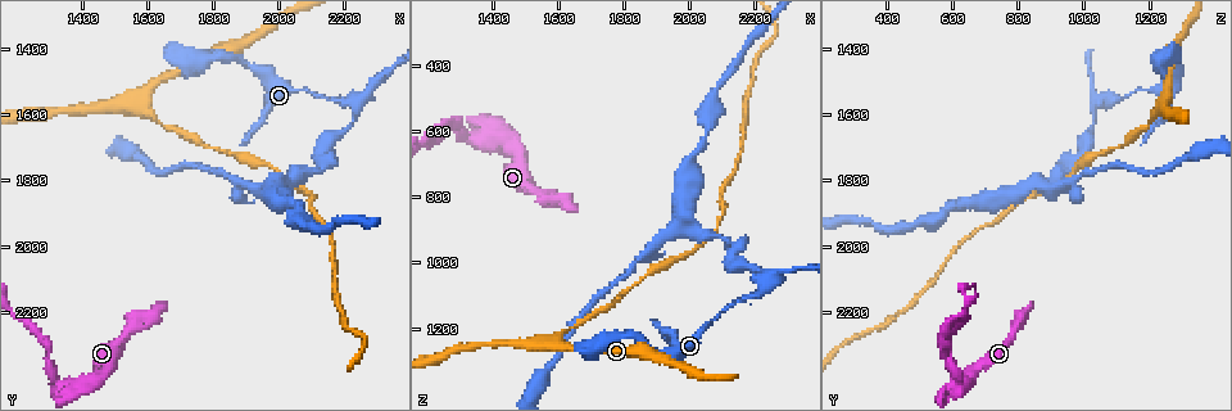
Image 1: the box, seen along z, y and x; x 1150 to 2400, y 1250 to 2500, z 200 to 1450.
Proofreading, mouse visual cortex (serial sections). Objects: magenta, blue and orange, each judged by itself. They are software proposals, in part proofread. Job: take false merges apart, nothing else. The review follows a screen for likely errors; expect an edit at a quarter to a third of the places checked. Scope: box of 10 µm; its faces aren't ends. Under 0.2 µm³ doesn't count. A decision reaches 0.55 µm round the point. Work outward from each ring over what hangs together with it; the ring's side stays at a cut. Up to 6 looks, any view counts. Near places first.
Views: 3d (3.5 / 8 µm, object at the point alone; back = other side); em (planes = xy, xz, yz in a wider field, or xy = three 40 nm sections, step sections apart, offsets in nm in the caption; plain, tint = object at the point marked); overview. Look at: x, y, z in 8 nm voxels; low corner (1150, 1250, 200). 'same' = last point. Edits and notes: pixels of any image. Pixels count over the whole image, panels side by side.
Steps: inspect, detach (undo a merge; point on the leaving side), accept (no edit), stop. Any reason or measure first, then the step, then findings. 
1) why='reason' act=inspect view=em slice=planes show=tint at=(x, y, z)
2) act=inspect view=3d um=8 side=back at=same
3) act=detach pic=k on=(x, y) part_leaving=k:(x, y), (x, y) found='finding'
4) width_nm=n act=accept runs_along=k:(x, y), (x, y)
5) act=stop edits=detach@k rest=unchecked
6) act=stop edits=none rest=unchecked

why='two arms in line, one across' act=inspect view=3d um=3.5 at=(1420, 2410, 630)

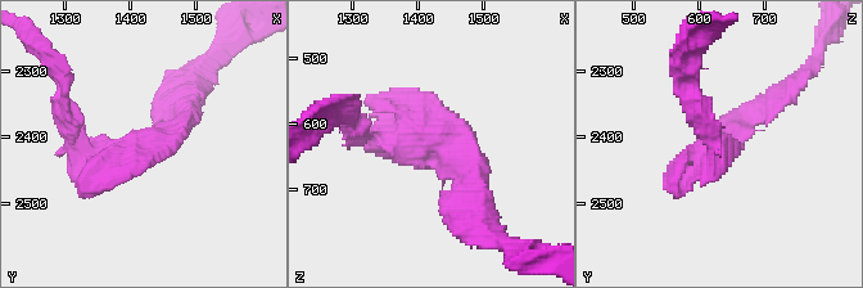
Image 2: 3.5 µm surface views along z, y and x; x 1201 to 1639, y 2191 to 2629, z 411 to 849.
arms=3 arm_widths_nm=200,250,250 act=inspect view=em slice=xy step=1 show=tint at=(1420, 2415, 620)

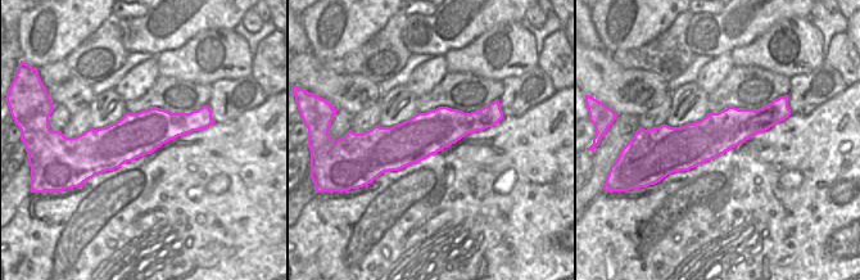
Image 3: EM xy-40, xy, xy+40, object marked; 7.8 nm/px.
act=inspect view=em slice=planes show=tint at=same

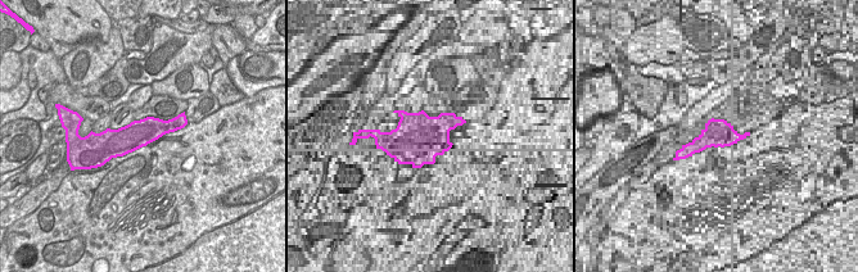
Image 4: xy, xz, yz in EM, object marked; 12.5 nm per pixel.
act=accept runs_along=4:(181, 123), (102, 140) found='all the same cell'

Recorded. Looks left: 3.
why='side arm on a straight run' act=inspect view=3d um=8 at=(1580, 1550, 1250)

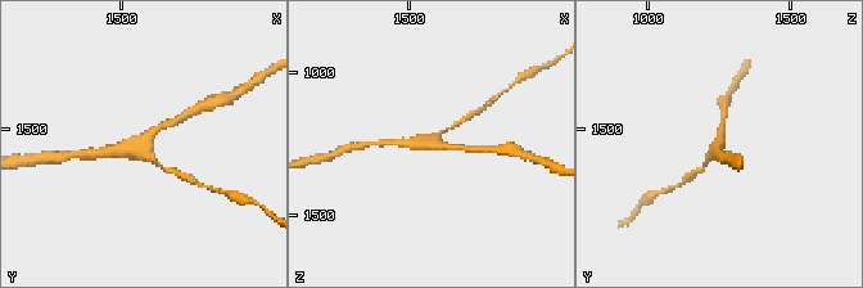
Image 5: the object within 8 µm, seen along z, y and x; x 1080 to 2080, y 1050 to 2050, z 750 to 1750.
arms=3 arm_widths_nm=150,200,300 why='need the tissue' act=inspect view=em slice=xy step=3 show=tint at=same

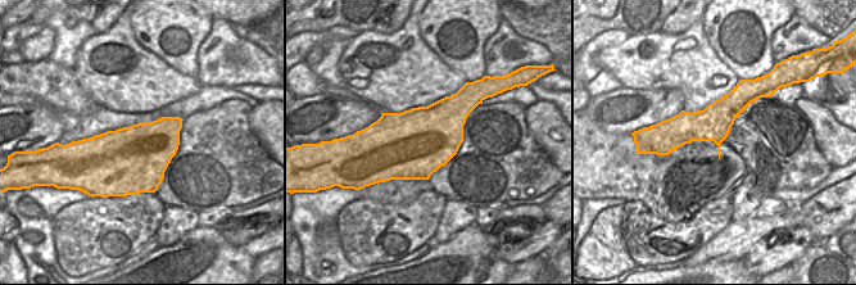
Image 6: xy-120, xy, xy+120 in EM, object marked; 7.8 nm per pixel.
width_nm=550 act=accept runs_along=5:(722, 122), (717, 148), (703, 169) found='one cell here'

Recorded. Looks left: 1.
act=stop edits=none rest=unchecked

